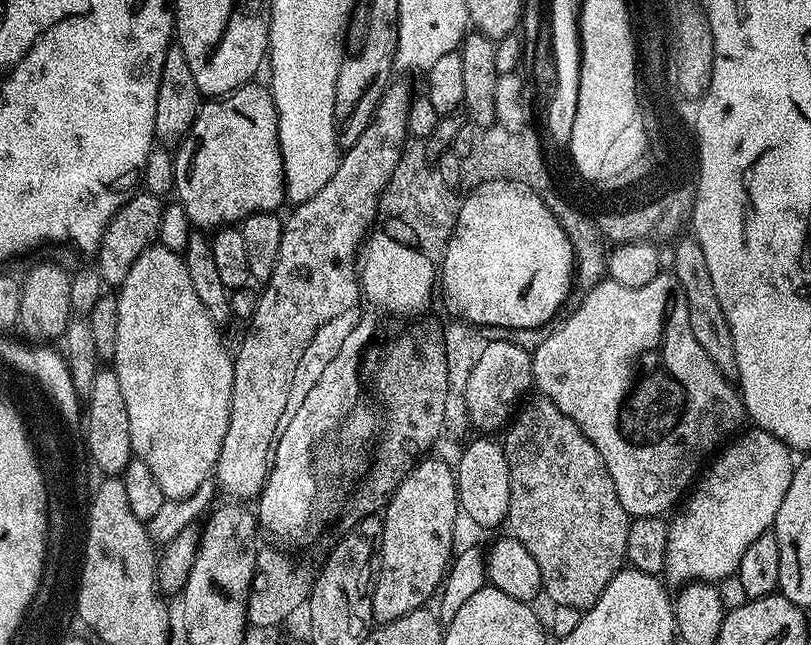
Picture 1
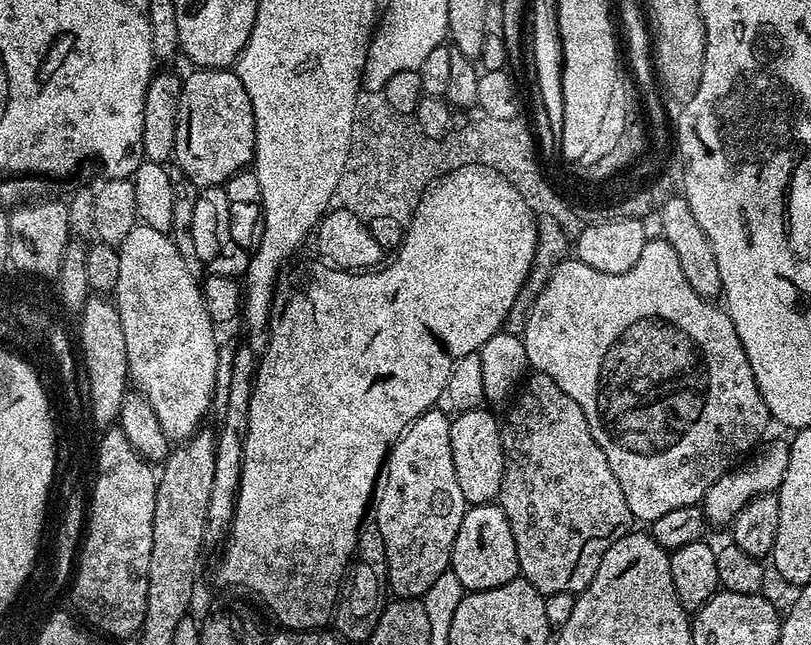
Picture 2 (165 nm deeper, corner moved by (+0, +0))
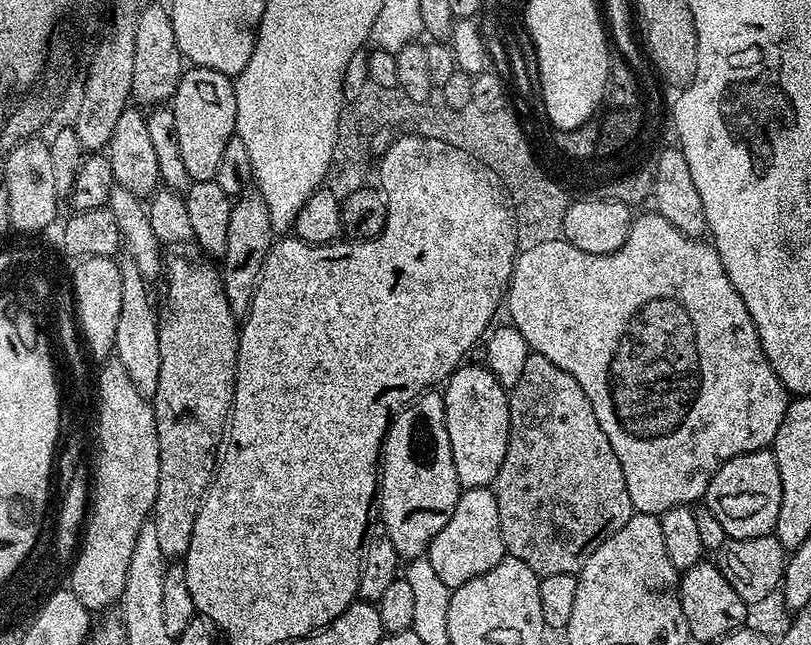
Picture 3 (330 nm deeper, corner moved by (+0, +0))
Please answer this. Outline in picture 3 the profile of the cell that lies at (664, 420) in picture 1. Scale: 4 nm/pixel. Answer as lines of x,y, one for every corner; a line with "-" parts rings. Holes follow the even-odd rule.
637,215
626,242
610,254
586,254
586,250
578,250
578,246
563,238
545,238
523,249
512,267
506,293
506,312
508,308
511,326
520,331
522,338
526,338
532,352
542,354
542,358
550,358
558,370
566,370
566,374
570,374
570,378
586,390
586,398
590,398
590,406
594,406
598,426
602,426
606,438
610,438
610,446
614,446
614,454
618,454
618,462
622,462
622,474
626,474
626,490
630,490
633,509
659,516
674,506
695,505
707,490
710,478
730,458
747,452
765,451
778,434
778,426
782,426
790,394
782,386
778,374
774,374
762,350
754,318
750,318
750,310
746,310
742,294
734,290
734,282
730,282
715,247
711,243
703,244
703,239
682,234
682,230
670,226
666,218
651,215

